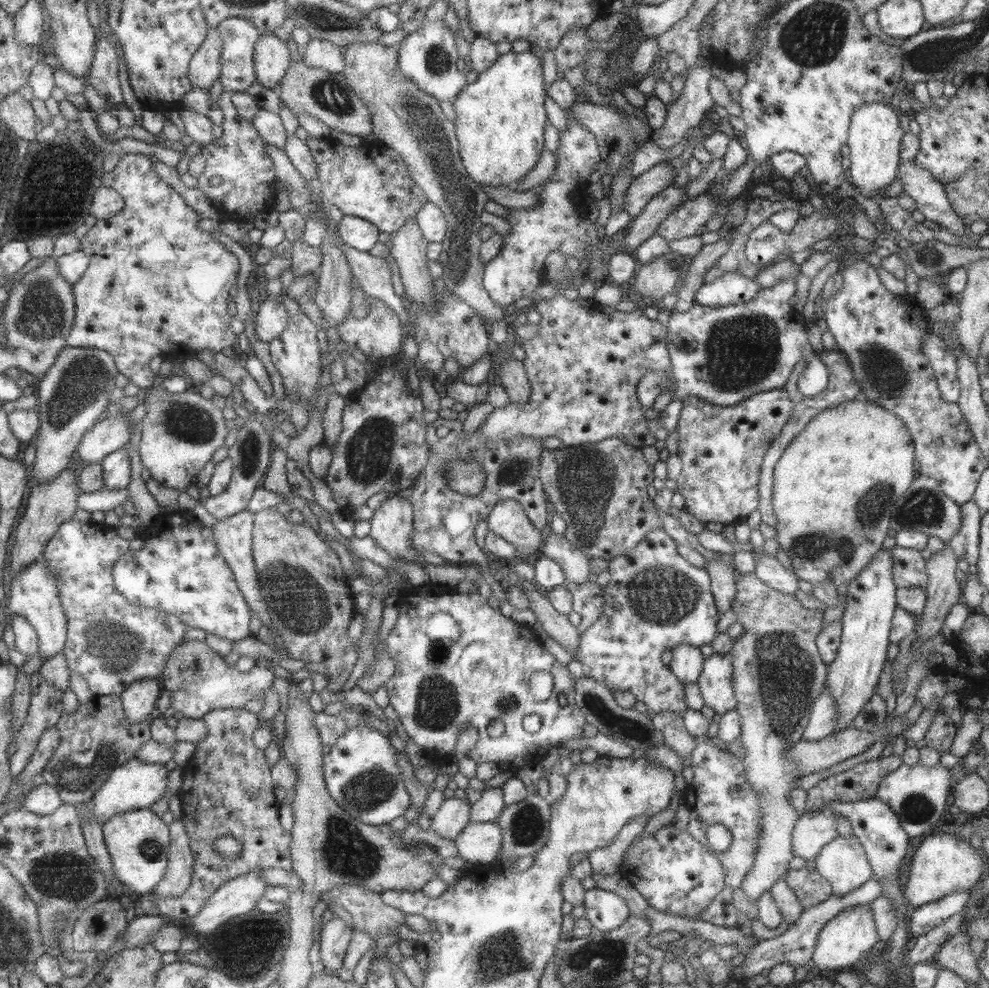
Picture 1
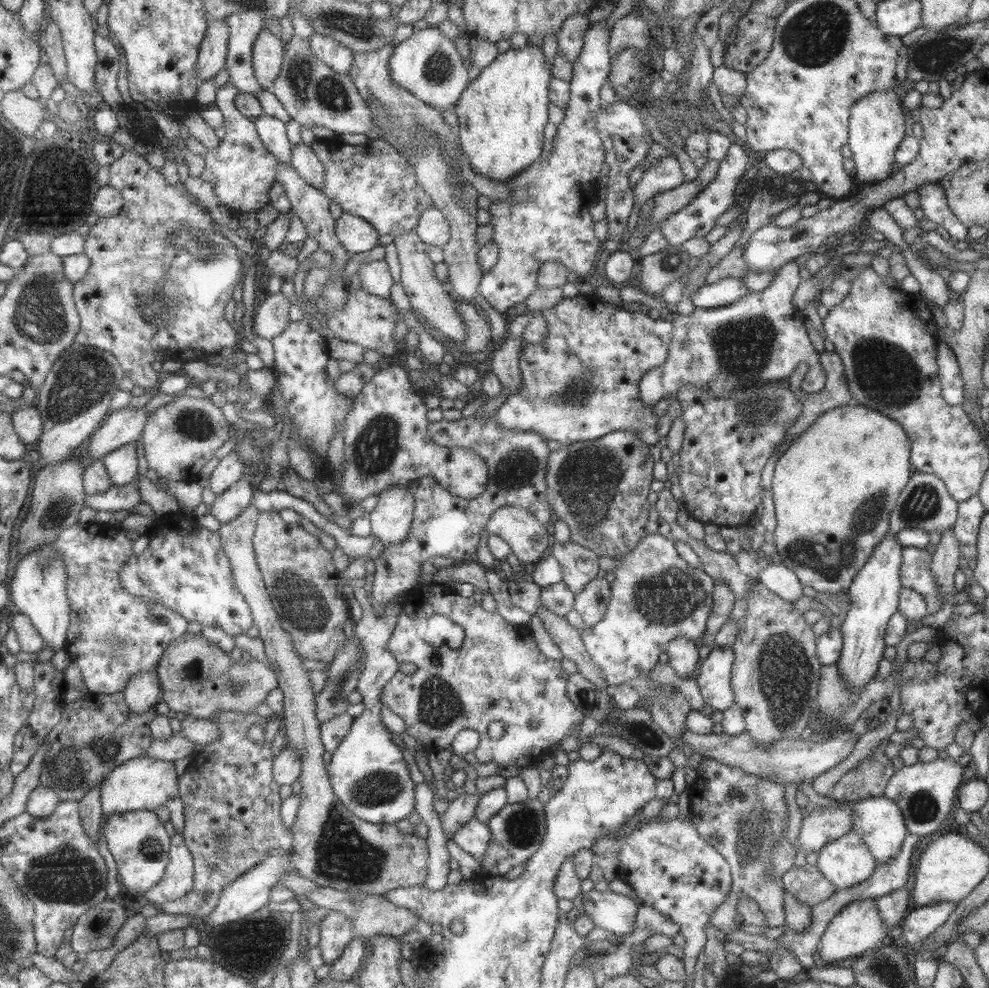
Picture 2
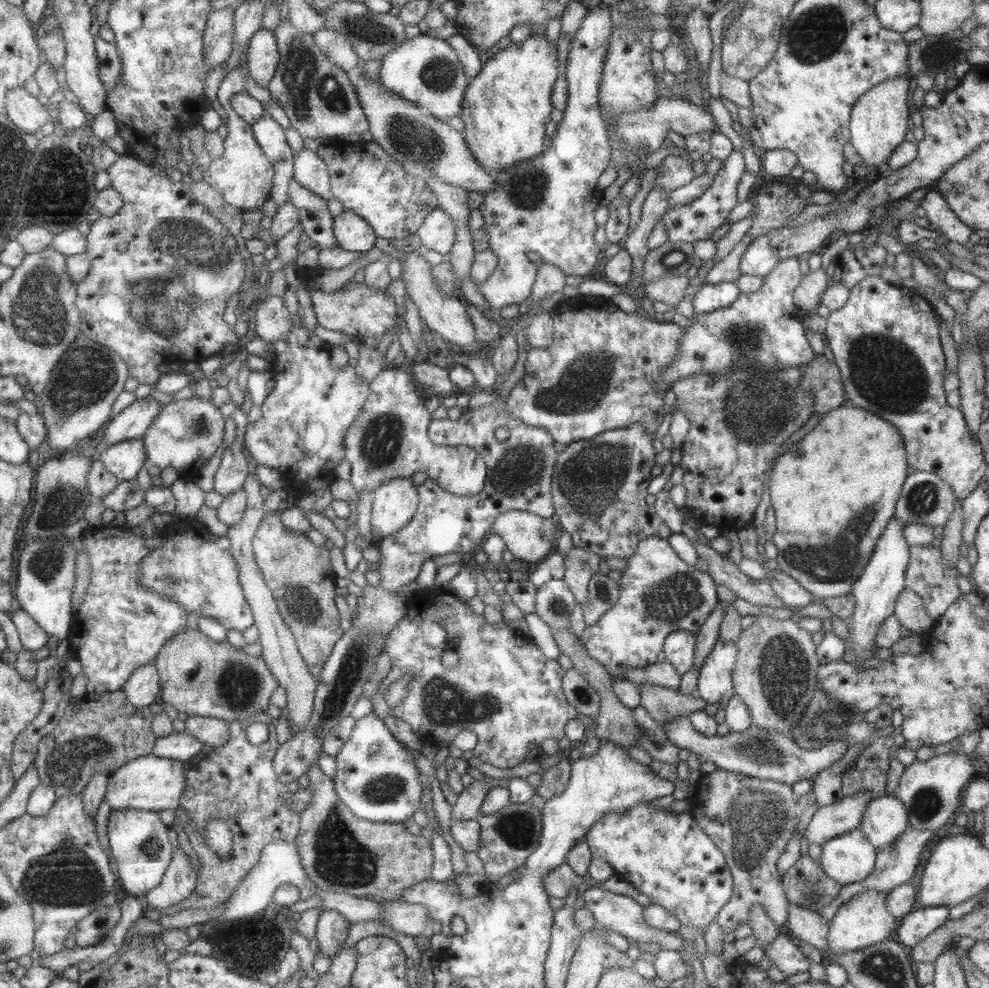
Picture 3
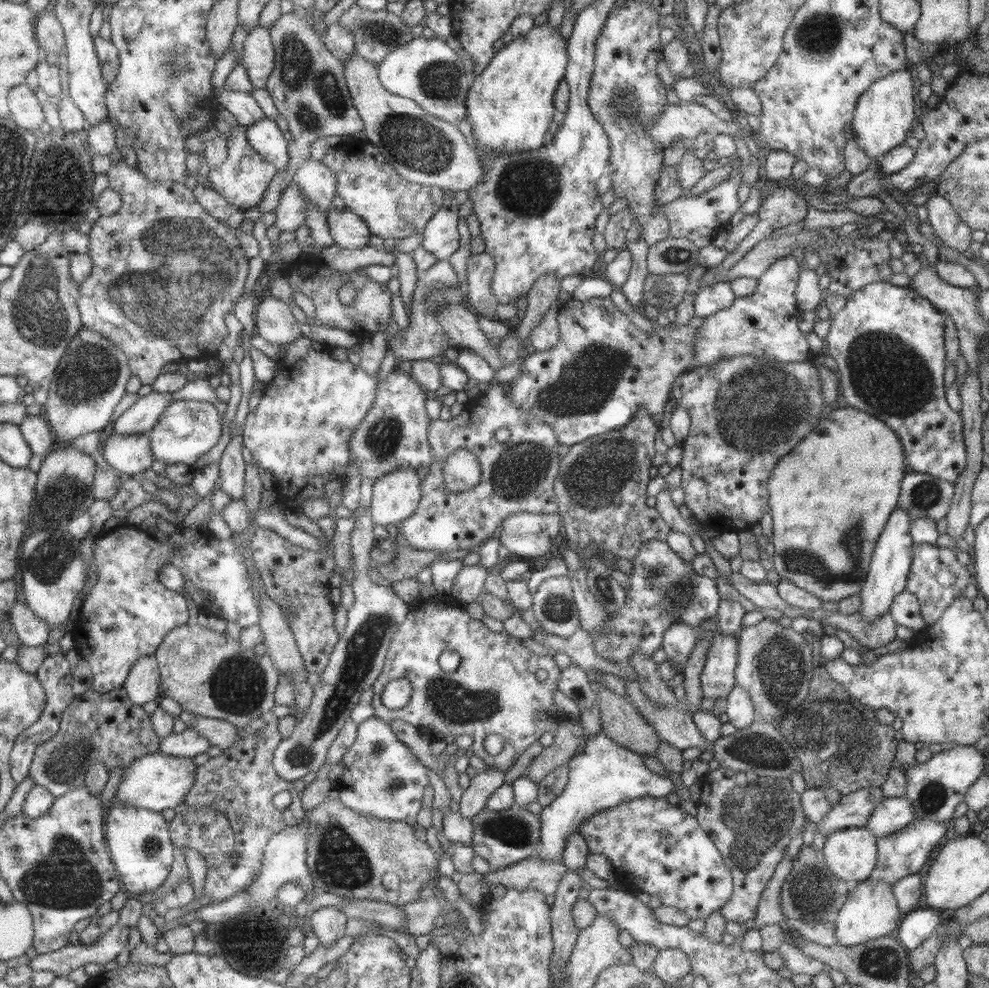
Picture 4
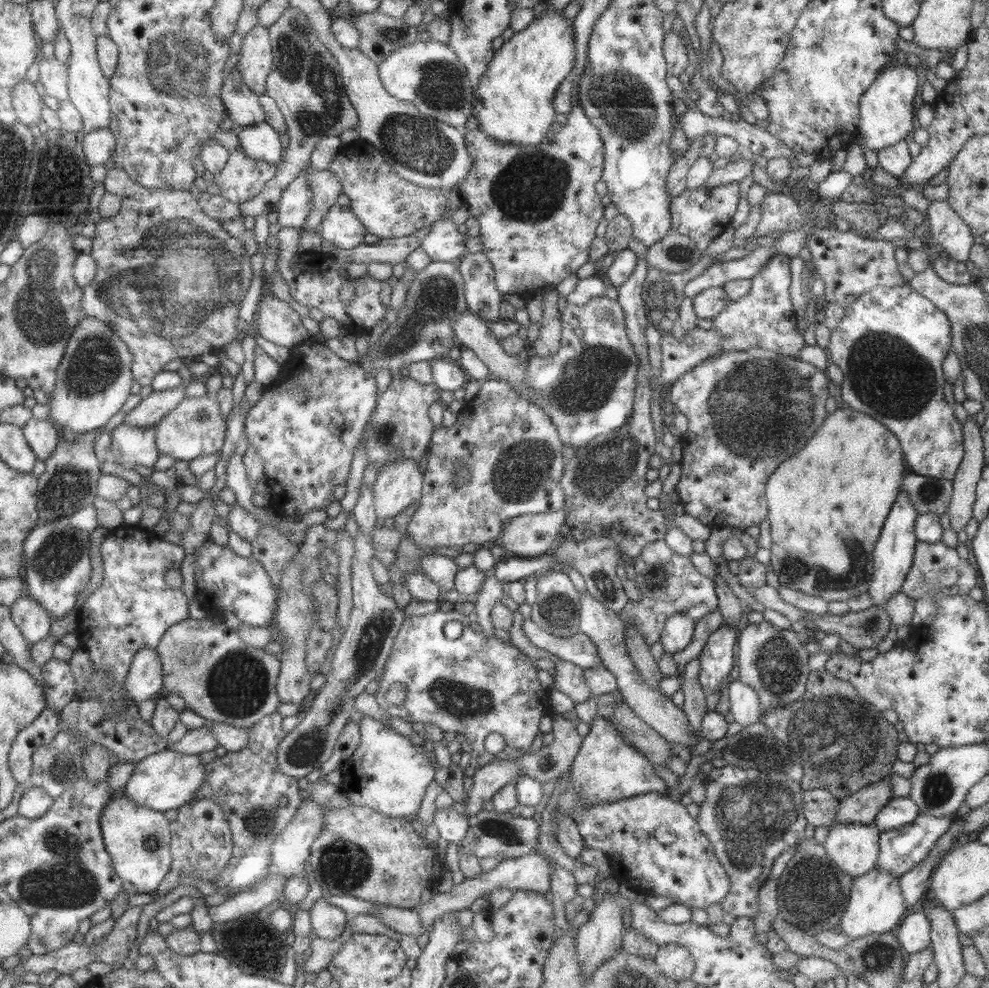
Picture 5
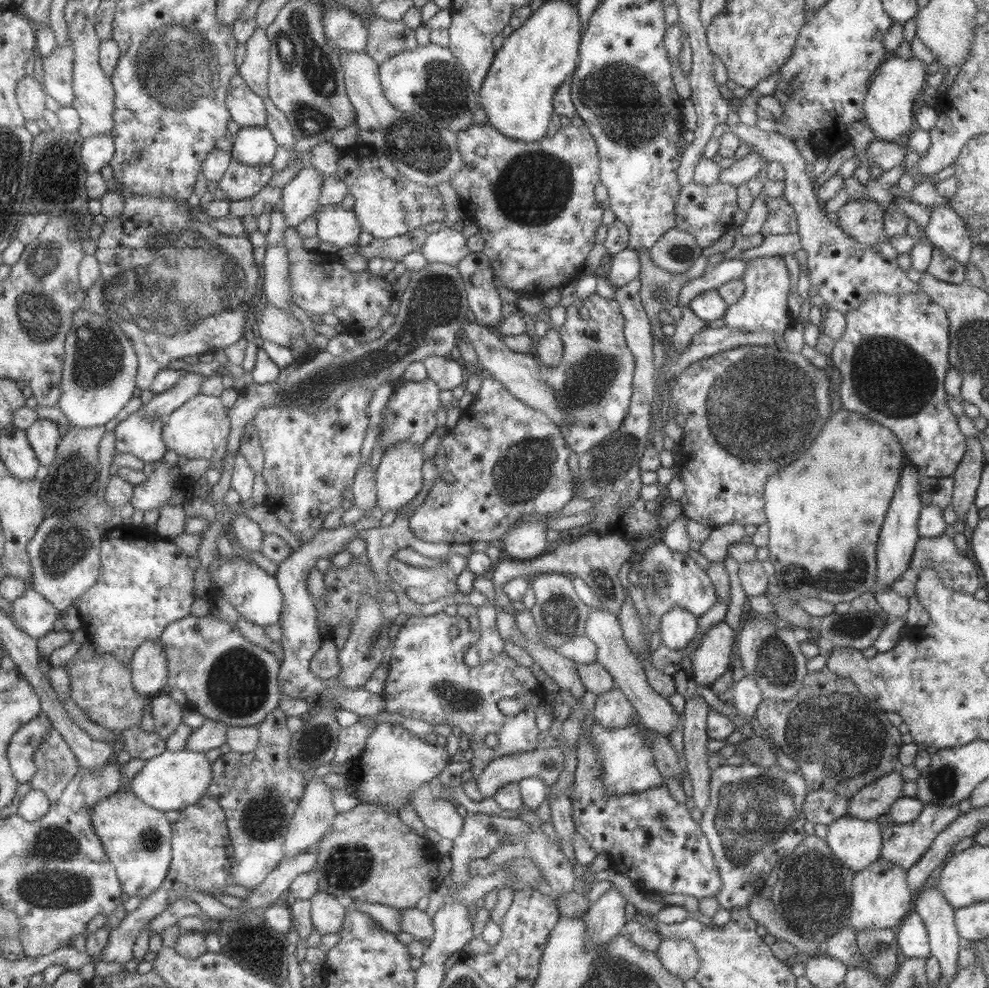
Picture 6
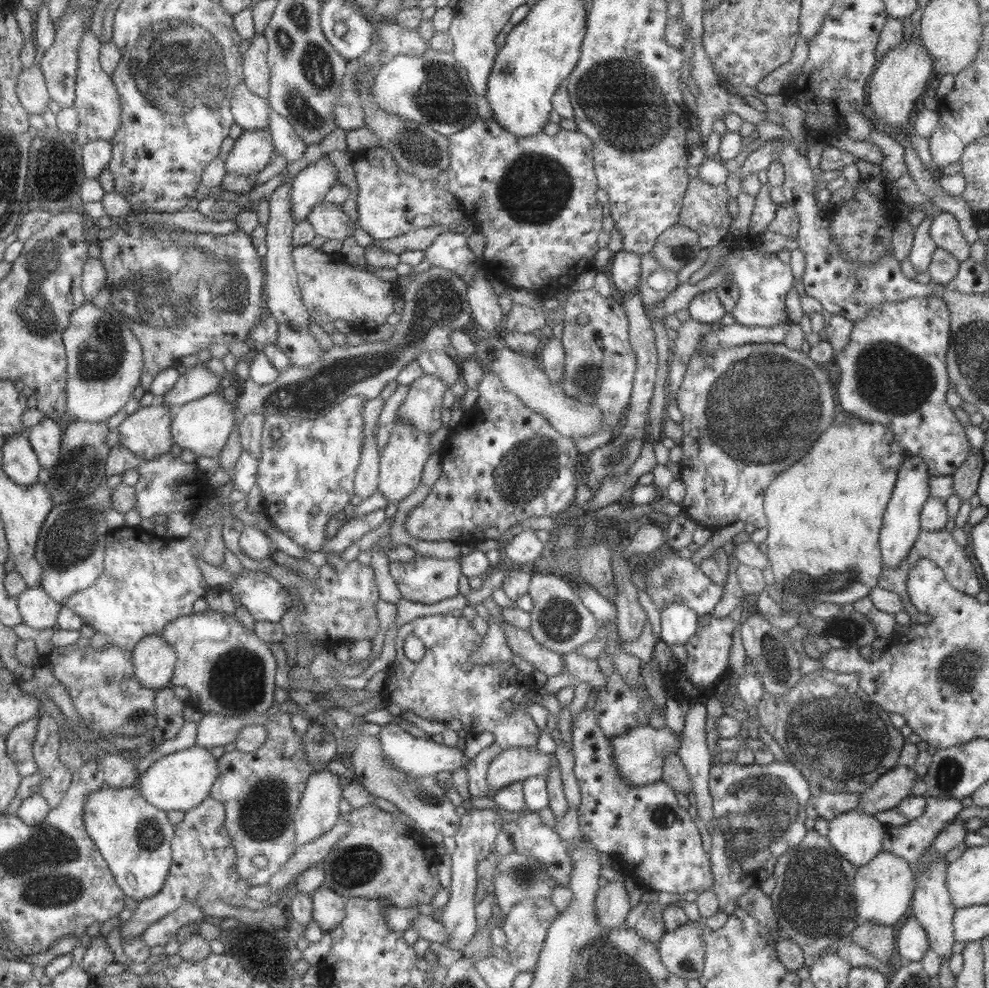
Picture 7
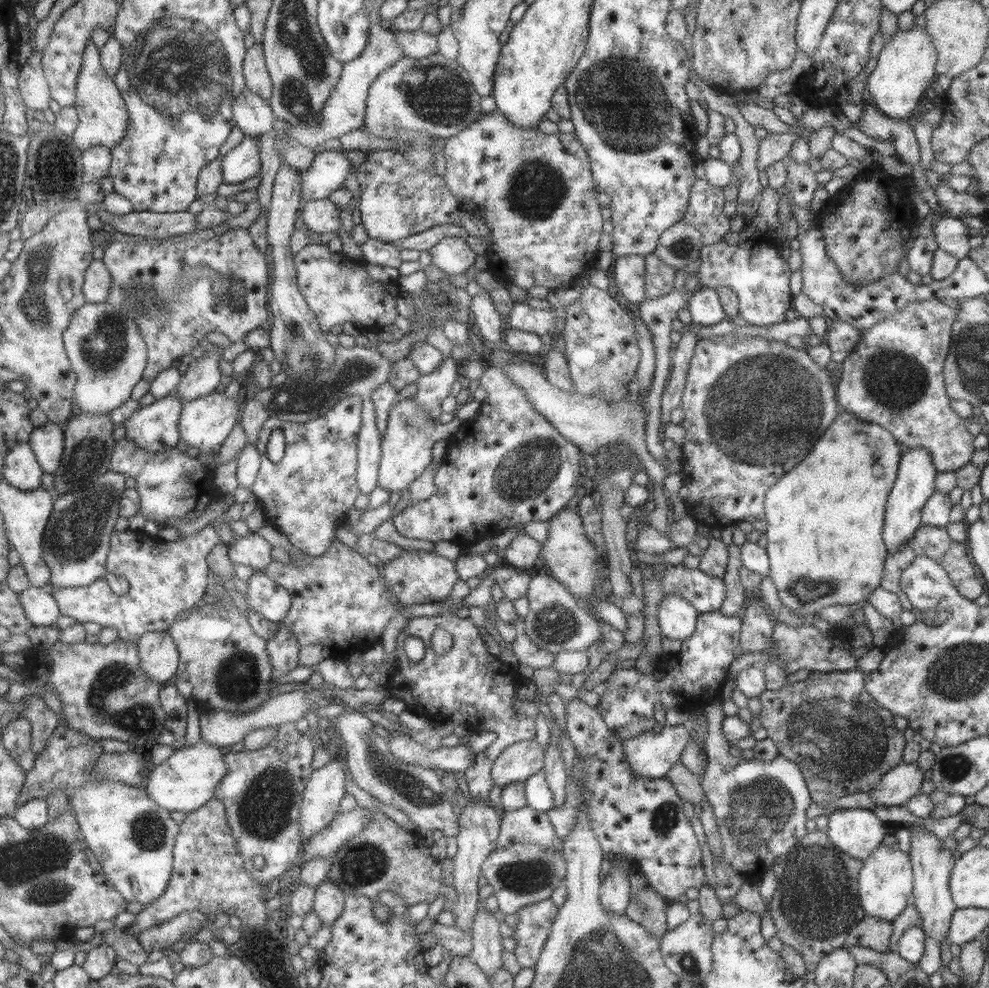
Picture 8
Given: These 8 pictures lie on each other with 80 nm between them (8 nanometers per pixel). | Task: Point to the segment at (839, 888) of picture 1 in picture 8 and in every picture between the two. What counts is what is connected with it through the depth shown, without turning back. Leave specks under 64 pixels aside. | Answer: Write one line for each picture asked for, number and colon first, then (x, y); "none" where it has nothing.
2: (845, 862)
3: (848, 858)
4: (850, 854)
5: (852, 848)
6: (857, 843)
7: (856, 837)
8: (856, 832)

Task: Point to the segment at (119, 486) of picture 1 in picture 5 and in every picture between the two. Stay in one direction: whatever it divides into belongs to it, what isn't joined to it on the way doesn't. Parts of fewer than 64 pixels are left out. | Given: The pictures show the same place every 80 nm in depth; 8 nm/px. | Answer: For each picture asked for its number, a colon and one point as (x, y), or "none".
2: (122, 464)
3: (126, 460)
4: (130, 455)
5: (130, 445)

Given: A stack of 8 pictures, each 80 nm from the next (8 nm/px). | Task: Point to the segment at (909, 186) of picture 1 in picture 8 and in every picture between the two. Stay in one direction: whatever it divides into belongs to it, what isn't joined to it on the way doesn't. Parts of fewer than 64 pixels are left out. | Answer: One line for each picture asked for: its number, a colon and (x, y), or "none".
2: (932, 201)
3: (942, 218)
4: (947, 226)
5: (946, 229)
6: (945, 229)
7: (944, 229)
8: (950, 235)

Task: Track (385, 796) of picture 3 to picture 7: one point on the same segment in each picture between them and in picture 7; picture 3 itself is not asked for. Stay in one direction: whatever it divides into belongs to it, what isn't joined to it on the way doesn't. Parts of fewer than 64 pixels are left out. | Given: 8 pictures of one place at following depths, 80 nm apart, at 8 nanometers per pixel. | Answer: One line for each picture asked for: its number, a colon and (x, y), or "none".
4: (381, 778)
5: (386, 772)
6: (393, 763)
7: (414, 756)

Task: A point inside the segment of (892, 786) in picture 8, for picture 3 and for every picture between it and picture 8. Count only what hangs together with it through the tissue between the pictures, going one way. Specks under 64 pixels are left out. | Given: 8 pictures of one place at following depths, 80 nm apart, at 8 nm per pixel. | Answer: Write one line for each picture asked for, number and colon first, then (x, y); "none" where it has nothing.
3: (828, 821)
4: (852, 810)
5: (860, 807)
6: (874, 799)
7: (896, 784)

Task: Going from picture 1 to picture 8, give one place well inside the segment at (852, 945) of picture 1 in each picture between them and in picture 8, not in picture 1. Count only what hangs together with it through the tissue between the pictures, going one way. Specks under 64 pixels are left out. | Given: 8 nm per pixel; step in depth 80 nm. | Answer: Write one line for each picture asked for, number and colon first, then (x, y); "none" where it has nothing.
2: (857, 928)
3: (862, 921)
4: (869, 911)
5: (874, 905)
6: (880, 898)
7: (882, 889)
8: (884, 885)

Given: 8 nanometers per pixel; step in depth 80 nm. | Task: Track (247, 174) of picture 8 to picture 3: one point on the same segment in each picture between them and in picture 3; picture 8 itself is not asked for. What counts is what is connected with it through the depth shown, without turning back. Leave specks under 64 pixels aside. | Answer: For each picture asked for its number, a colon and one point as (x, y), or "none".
3: (270, 136)
4: (265, 137)
5: (260, 141)
6: (253, 145)
7: (252, 150)

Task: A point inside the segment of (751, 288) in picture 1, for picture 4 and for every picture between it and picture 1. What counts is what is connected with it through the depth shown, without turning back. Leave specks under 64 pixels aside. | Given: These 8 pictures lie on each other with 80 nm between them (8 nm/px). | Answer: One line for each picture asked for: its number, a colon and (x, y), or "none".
2: (723, 292)
3: (710, 297)
4: (708, 299)

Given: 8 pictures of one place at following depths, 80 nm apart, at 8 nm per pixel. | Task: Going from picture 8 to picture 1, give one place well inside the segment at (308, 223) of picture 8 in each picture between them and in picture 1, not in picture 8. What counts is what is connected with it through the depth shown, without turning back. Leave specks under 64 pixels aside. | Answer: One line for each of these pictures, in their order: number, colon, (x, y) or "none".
1: (355, 232)
2: (355, 235)
3: (351, 232)
4: (347, 230)
5: (339, 226)
6: (334, 224)
7: (329, 221)

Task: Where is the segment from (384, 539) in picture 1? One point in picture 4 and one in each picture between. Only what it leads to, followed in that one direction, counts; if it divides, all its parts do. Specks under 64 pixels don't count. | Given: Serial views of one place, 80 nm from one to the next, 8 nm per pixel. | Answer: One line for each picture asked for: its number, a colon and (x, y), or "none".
2: (390, 519)
3: (394, 503)
4: (394, 497)

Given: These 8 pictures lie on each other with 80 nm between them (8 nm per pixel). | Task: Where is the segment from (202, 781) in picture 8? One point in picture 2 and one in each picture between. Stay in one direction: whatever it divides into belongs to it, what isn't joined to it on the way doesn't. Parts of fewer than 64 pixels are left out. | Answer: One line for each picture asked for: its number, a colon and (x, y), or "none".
2: (145, 783)
3: (153, 783)
4: (157, 782)
5: (168, 780)
6: (173, 781)
7: (180, 781)

